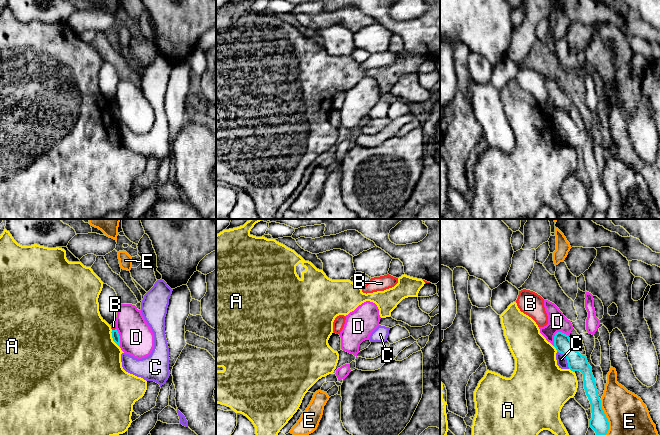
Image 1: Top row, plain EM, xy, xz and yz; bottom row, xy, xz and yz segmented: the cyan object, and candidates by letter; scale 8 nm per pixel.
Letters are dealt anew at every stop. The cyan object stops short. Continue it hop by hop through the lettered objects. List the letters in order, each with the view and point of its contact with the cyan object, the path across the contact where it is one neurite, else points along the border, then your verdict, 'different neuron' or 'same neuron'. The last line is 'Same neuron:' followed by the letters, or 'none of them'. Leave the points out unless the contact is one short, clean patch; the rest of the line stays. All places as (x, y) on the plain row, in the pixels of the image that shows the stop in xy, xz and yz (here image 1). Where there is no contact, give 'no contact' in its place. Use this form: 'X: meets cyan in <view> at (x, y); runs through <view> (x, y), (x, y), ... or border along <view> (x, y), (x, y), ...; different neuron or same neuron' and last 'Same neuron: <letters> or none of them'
A: meets cyan in xy at (113, 115); different neuron
B: meets cyan in xy at (113, 106); border along xy (115, 104), (112, 106); different neuron
C: meets cyan in yz at (566, 134); different neuron
D: meets cyan in yz at (556, 109); different neuron
E: meets cyan in yz at (606, 193); different neuron
Same neuron: none of them

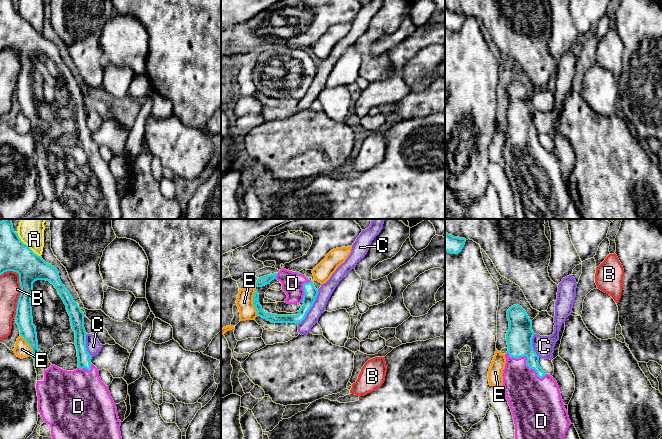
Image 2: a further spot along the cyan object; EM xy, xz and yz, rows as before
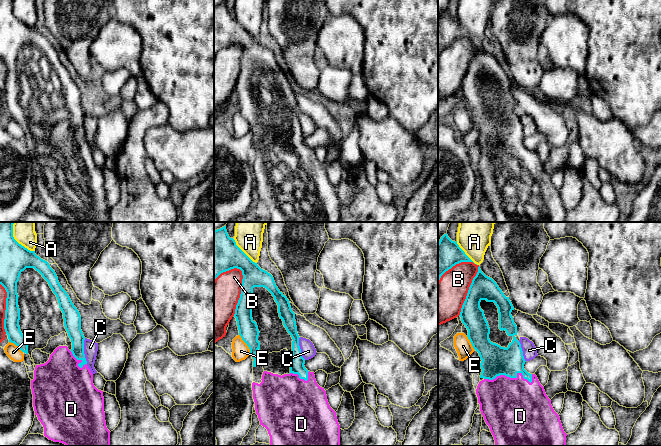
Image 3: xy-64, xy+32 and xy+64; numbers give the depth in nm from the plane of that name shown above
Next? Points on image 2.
A: meets cyan in xy at (26, 21); different neuron
B: meets cyan in xy at (21, 66); different neuron
C: meets cyan in xz at (311, 82); different neuron
D: meets cyan in yz at (526, 137); same neuron
E: meets cyan in xz at (253, 78); different neuron
Same neuron: D

